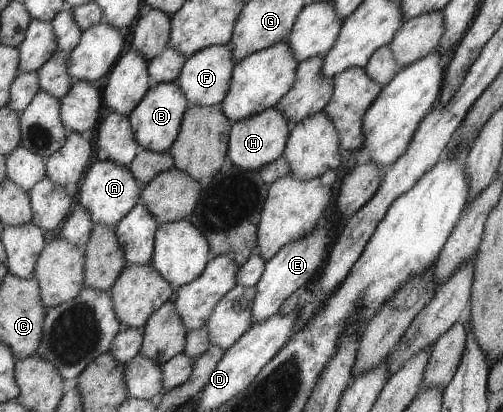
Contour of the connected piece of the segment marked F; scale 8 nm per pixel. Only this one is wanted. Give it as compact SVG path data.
M231 44L213 45L189 57L185 62L185 66L183 66L181 76L177 79L189 107L220 105L231 90L231 78L233 78L234 68L235 54L233 54Z

